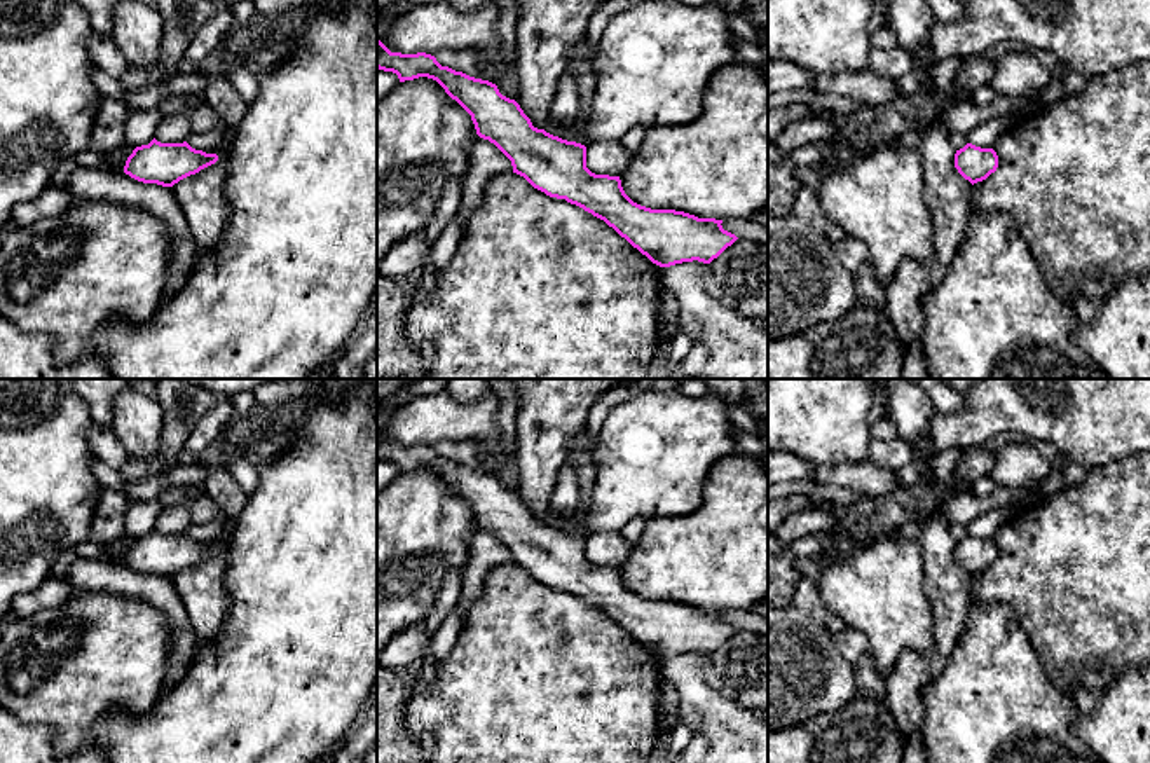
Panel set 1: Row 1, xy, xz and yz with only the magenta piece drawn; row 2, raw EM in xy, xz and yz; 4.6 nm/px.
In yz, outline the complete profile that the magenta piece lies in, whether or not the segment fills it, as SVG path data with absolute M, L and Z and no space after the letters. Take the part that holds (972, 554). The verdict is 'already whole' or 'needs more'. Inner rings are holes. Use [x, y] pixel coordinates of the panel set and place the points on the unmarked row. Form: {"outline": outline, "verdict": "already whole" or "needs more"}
{"outline": "M967 534L955 545L955 559L972 576L986 571L998 559L998 546L993 540L981 540Z", "verdict": "already whole"}

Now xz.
{"outline": "M379 430L377 459L396 464L400 473L436 471L471 506L476 526L511 552L513 564L546 587L604 611L660 658L693 651L710 655L738 630L722 620L722 611L633 594L619 567L595 566L586 559L585 536L534 519L520 496L489 471L442 457L426 443L391 443Z", "verdict": "already whole"}

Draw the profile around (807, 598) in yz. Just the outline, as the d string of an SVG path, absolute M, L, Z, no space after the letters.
M810 578L799 580L792 604L808 613L831 636L836 636L838 632L846 629L845 622L824 604L815 580Z

